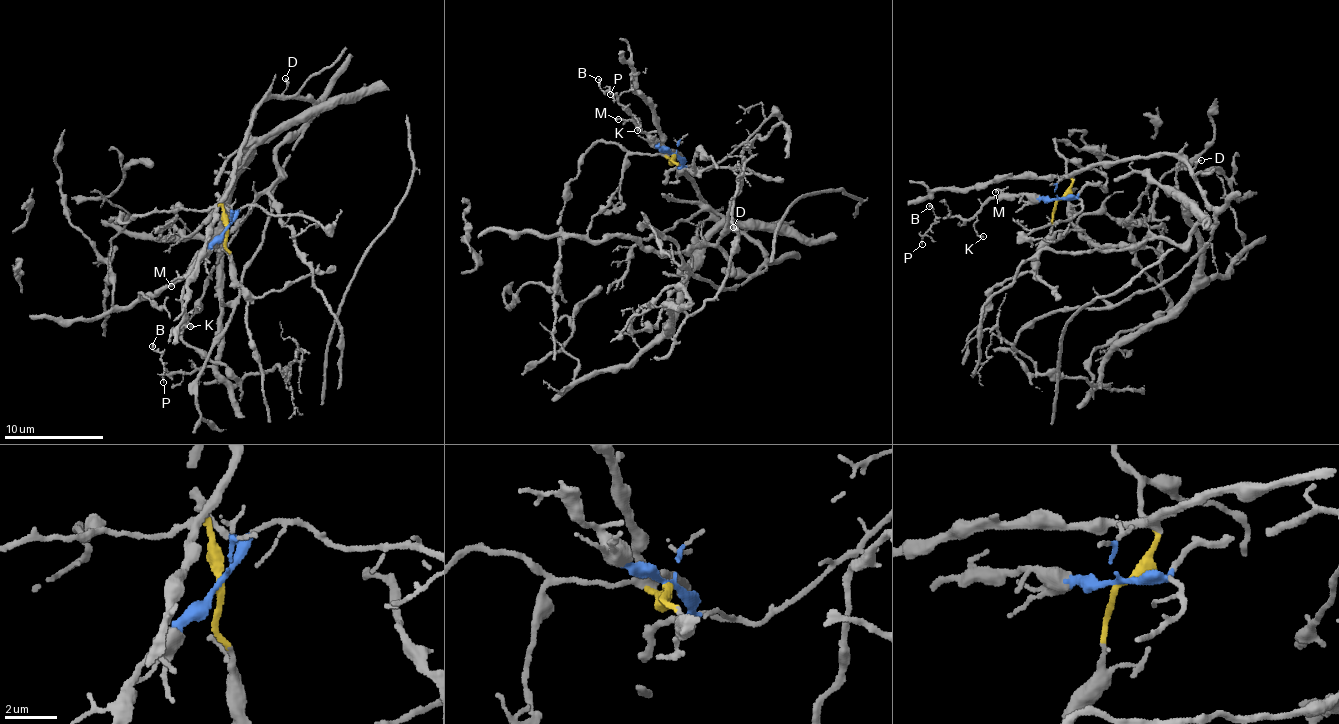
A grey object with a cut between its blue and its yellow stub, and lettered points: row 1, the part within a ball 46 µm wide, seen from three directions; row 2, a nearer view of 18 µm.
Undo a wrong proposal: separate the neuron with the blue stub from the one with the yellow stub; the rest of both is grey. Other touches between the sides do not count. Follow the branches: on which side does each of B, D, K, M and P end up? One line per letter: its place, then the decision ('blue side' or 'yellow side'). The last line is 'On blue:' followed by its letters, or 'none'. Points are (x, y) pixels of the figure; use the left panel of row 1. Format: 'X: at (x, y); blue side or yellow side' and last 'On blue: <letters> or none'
B: at (152, 346); blue side
D: at (285, 78); yellow side
K: at (190, 326); blue side
M: at (171, 286); blue side
P: at (163, 382); blue side
On blue: B, K, M, P

